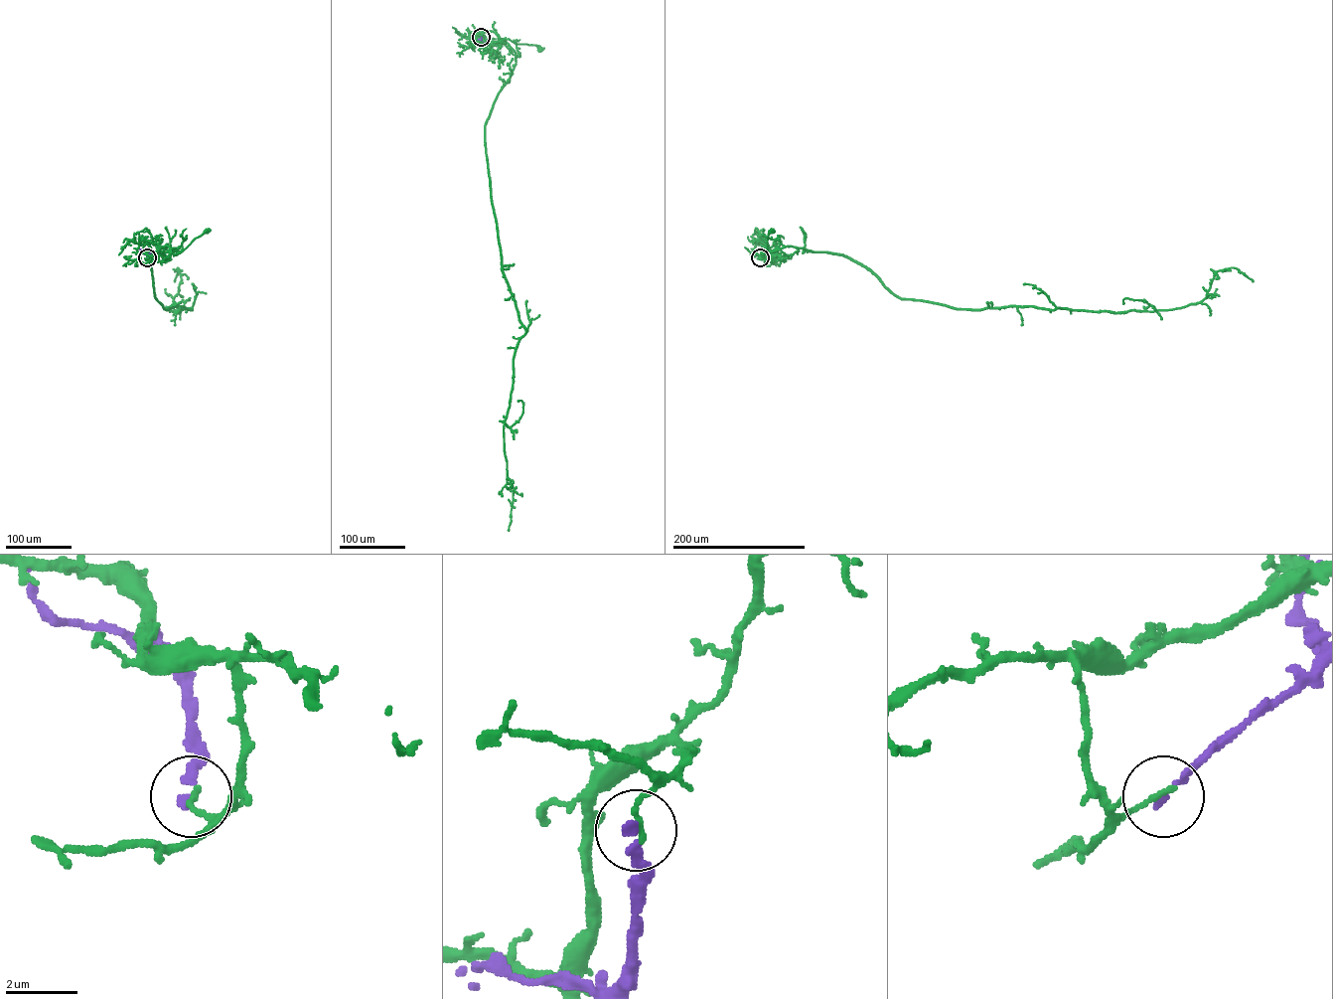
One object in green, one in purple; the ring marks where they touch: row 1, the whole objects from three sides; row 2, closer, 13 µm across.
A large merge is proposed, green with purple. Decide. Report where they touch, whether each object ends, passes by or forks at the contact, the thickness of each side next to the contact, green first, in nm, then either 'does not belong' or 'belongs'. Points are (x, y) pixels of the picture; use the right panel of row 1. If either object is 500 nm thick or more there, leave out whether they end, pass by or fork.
at (760, 257); green ends there; purple ends there; 160 nm thick on the green side, 200 nm on the other; does not belong

